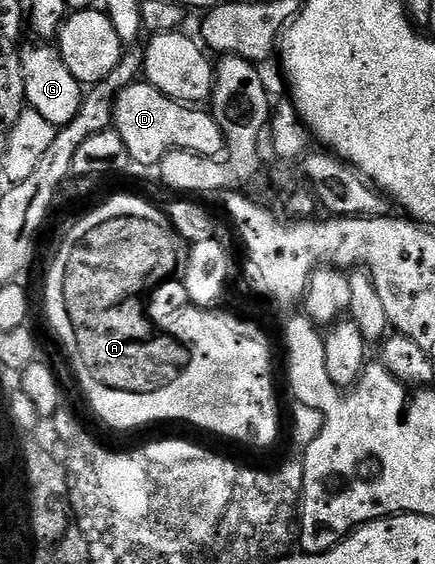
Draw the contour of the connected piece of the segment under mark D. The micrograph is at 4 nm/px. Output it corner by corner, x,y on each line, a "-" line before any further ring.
146,80
134,82
115,97
113,129
125,140
128,159
139,166
158,167
160,160
174,150
188,150
203,158
218,159
225,139
217,120
203,108
174,102

